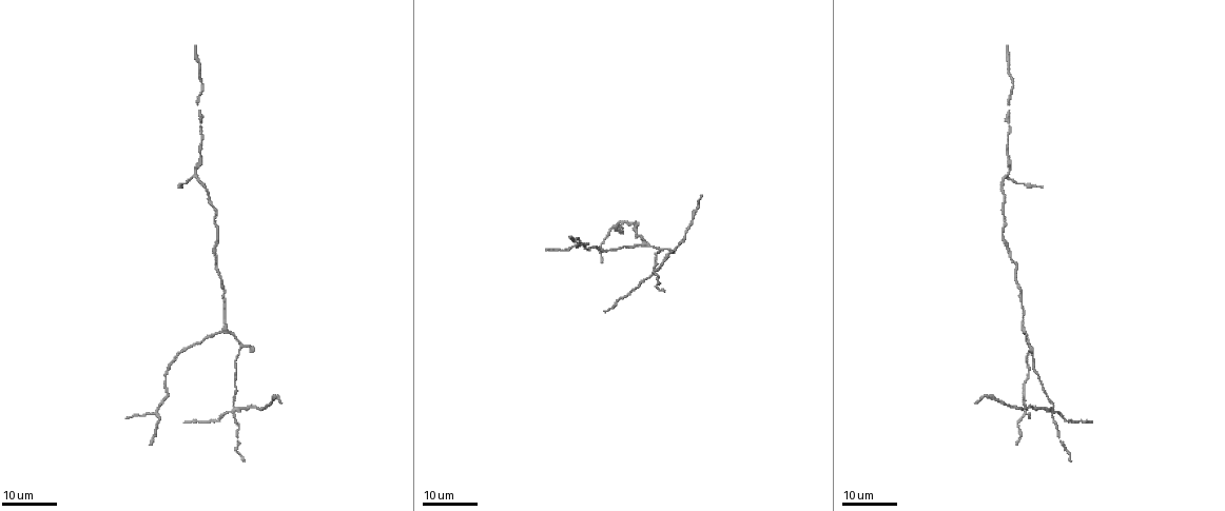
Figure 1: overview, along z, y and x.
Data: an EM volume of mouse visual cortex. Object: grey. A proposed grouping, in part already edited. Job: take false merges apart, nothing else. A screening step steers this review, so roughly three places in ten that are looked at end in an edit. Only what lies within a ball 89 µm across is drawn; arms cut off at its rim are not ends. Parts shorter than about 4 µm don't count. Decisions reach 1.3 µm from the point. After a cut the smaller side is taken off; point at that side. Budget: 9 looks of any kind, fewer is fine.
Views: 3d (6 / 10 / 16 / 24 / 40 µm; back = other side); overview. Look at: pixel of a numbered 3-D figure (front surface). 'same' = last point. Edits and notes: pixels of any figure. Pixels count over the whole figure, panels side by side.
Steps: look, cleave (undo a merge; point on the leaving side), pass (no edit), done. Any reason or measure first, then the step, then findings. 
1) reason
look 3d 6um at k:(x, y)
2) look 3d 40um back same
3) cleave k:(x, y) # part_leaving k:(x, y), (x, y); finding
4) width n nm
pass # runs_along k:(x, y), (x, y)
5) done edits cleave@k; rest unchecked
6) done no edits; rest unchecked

looks like a crossing
look 3d 24um at 1:(1051, 410)

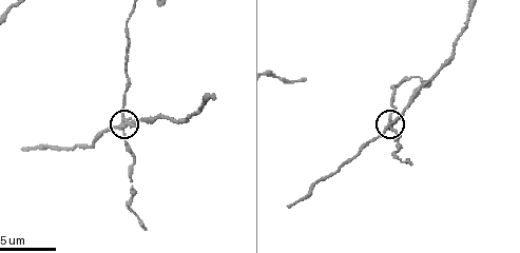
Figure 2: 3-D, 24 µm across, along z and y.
look 3d 10um at 2:(128, 123)

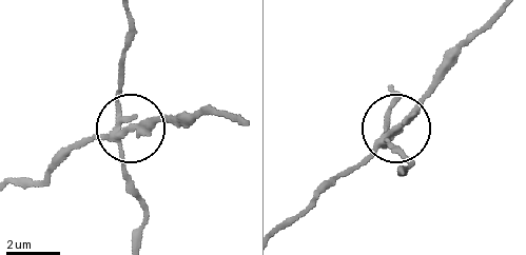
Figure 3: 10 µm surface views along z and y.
cleave 3:(147, 117) # part_leaving 3:(120, 130), (207, 116), (238, 120); a second neuron is stuck on

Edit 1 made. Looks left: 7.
see it whole again
look overview

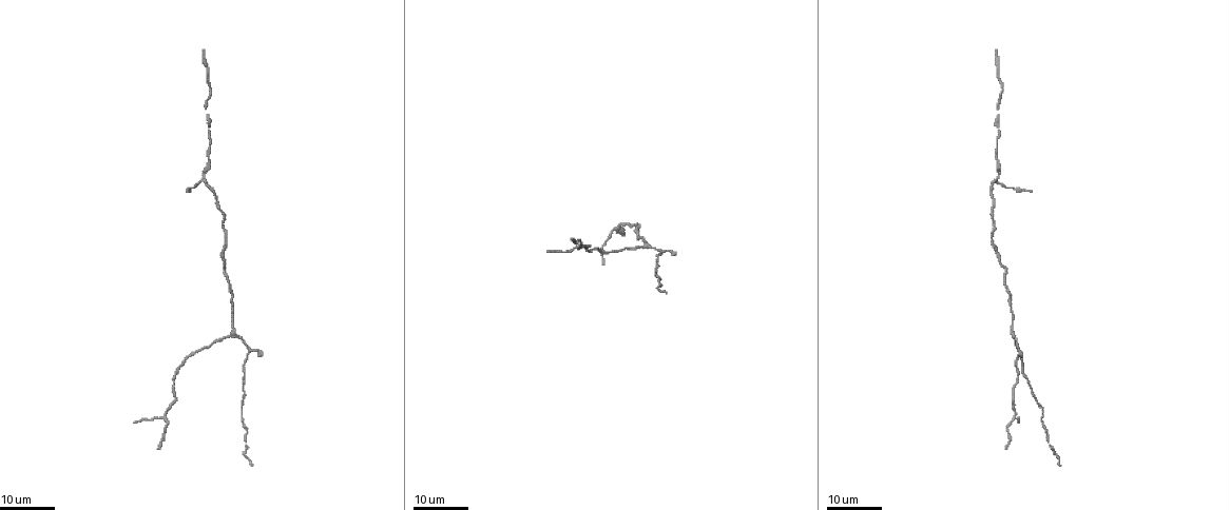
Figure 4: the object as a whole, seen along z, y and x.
a fork
look 3d 16um at 4:(578, 247)

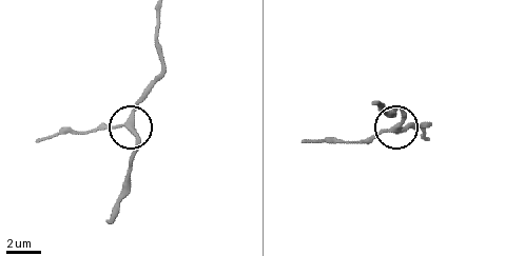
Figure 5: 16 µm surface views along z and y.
look 3d 10um at 5:(394, 127)

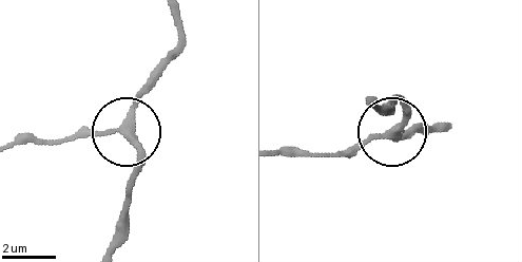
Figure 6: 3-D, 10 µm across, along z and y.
side_arm 6 um
pass # runs_along 6:(173, 19), (177, 53), (130, 122), (92, 135), (66, 135); one neuron here

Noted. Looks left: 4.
three-way junction
look 3d 16um at 4:(1013, 333)

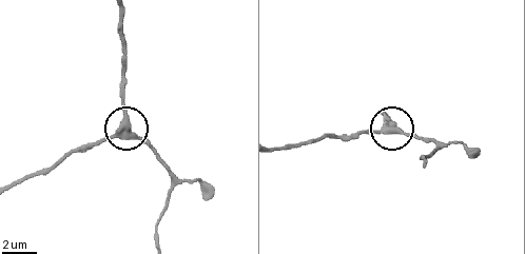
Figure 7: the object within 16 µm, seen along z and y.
closer look
look 3d 6um at 7:(127, 137)

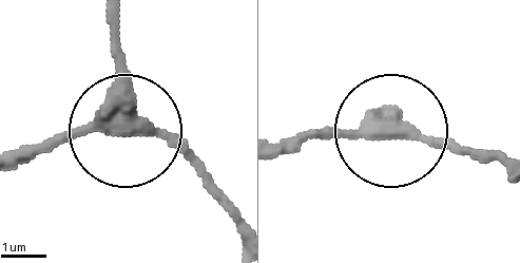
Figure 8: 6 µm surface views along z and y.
arms 3
pass # runs_along 8:(120, 24), (124, 123), (166, 137), (230, 202); continuous, no second neuron

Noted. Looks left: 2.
three arms meet
look 3d 24um at 4:(201, 181)

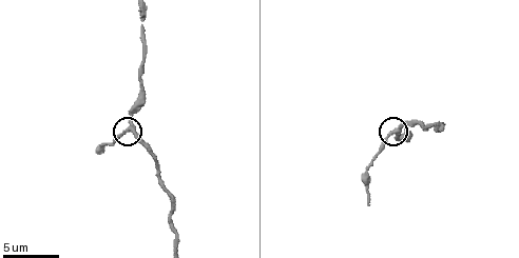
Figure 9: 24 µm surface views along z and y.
look 3d 10um at 9:(129, 129)

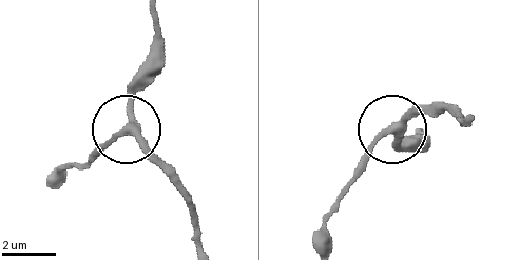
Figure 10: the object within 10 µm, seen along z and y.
pass # runs_along 10:(198, 241), (191, 200), (135, 139), (121, 135), (90, 157); continuous, no second neuron

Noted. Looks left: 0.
done edits cleave@3; rest unchecked

